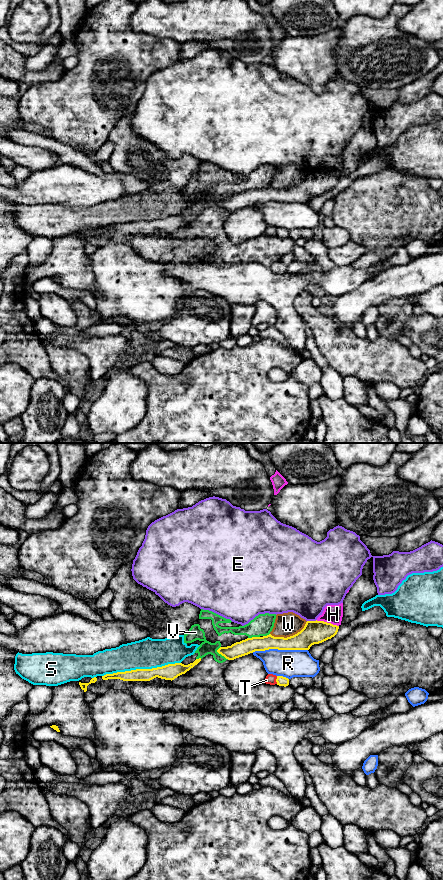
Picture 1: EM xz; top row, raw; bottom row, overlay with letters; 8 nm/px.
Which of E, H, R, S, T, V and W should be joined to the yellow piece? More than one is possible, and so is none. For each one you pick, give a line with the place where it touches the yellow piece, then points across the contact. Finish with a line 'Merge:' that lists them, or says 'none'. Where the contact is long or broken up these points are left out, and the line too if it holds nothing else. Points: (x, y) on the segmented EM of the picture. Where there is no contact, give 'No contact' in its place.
Merge: none

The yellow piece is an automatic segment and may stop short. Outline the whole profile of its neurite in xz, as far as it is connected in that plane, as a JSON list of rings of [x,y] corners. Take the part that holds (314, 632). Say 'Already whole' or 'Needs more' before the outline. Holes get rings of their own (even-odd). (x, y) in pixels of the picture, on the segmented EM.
Already whole. [[[307,621],[304,628],[293,636],[284,638],[269,634],[263,637],[247,638],[231,646],[220,647],[217,652],[228,660],[234,660],[255,651],[269,649],[309,650],[312,645],[334,637],[338,629],[339,626],[324,621]]]

